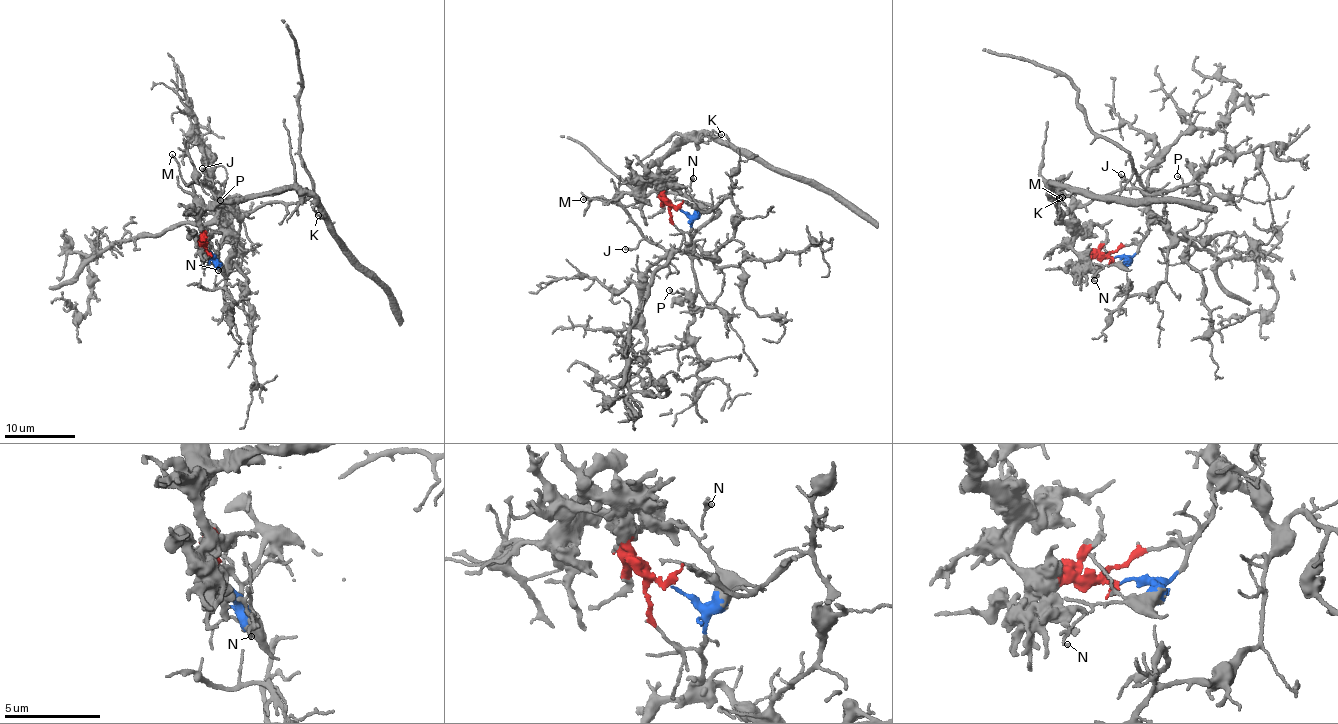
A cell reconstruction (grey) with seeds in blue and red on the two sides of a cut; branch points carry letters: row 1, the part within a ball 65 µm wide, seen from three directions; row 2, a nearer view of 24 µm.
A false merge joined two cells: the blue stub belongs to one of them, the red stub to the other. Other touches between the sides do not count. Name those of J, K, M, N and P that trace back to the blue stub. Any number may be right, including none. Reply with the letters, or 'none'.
J, N, P

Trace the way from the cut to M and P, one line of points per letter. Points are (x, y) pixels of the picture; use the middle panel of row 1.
M: (677, 208), (656, 186), (647, 180), (627, 194), (606, 202), (583, 200)
P: (679, 209), (690, 221), (690, 241), (670, 255), (671, 250), (685, 253), (691, 261), (694, 300), (669, 289)

